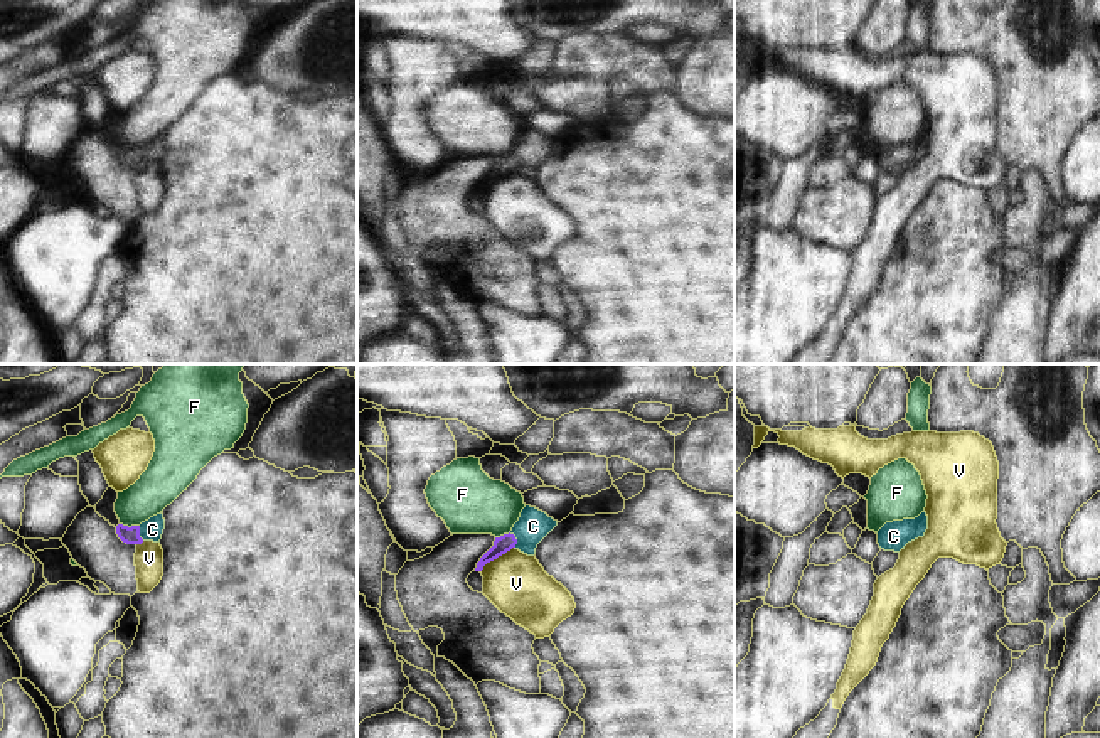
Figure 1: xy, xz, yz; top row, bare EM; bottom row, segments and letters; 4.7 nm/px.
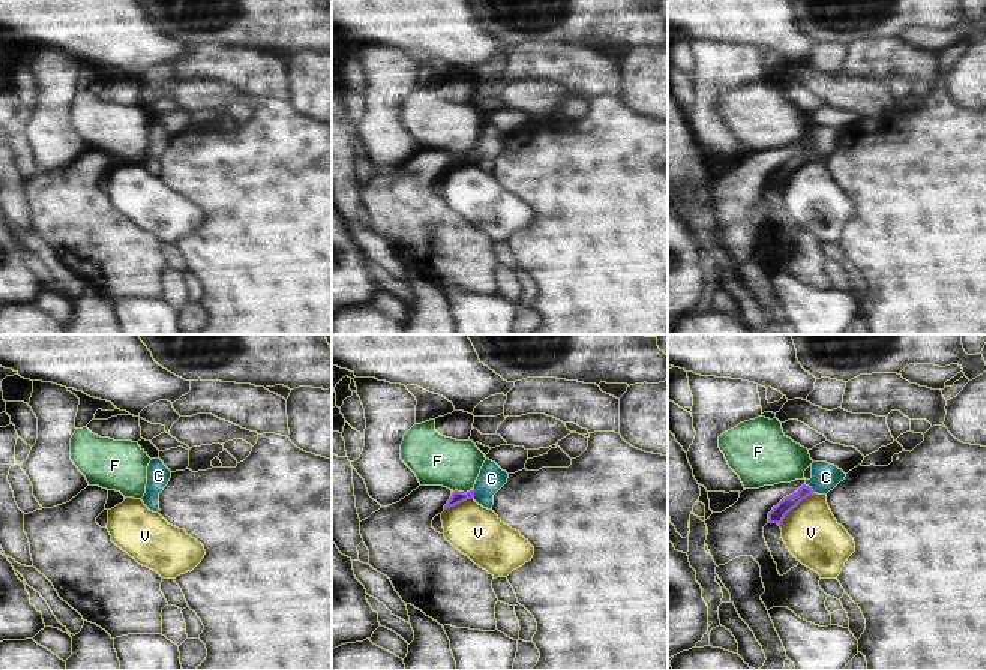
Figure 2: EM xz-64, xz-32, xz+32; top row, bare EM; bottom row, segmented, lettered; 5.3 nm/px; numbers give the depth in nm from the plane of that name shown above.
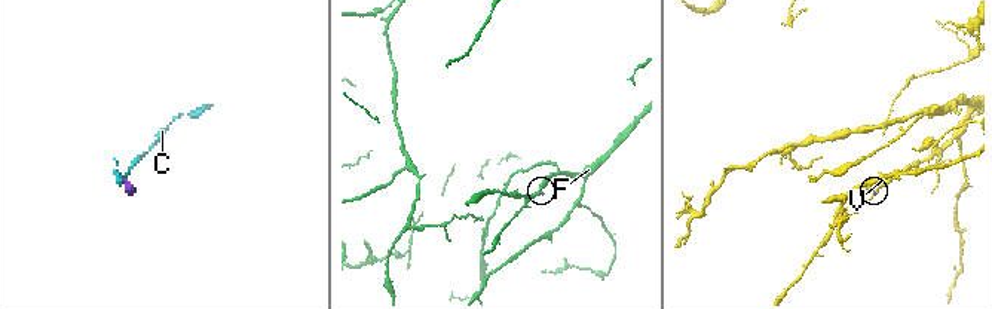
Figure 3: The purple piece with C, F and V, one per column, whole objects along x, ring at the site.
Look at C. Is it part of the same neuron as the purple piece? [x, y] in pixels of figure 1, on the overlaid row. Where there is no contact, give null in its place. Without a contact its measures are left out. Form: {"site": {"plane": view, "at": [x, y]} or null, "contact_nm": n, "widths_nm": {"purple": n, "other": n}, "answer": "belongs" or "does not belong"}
{"site": {"plane": "xz", "at": [516, 540]}, "contact_nm": 80, "widths_nm": {"purple": 80, "other": 160}, "answer": "belongs"}

